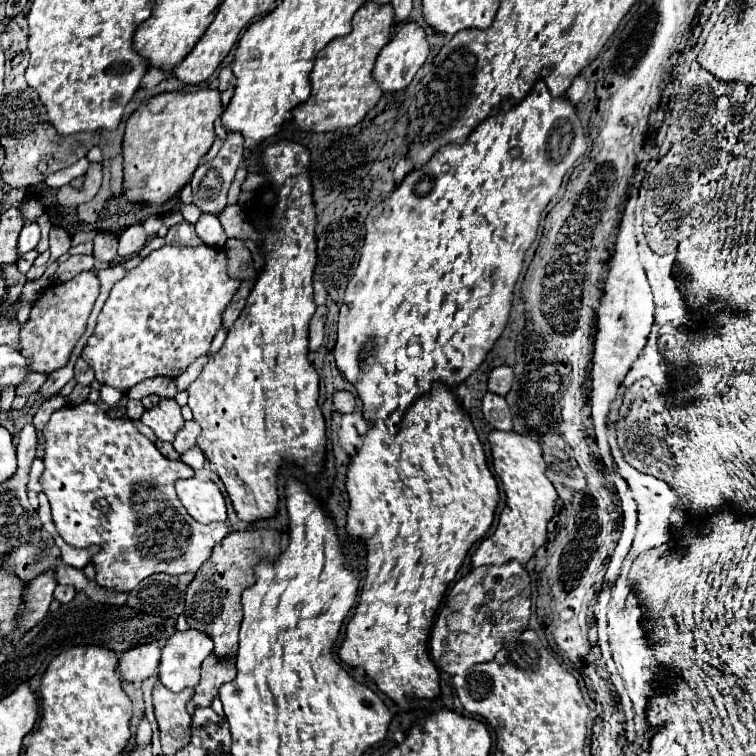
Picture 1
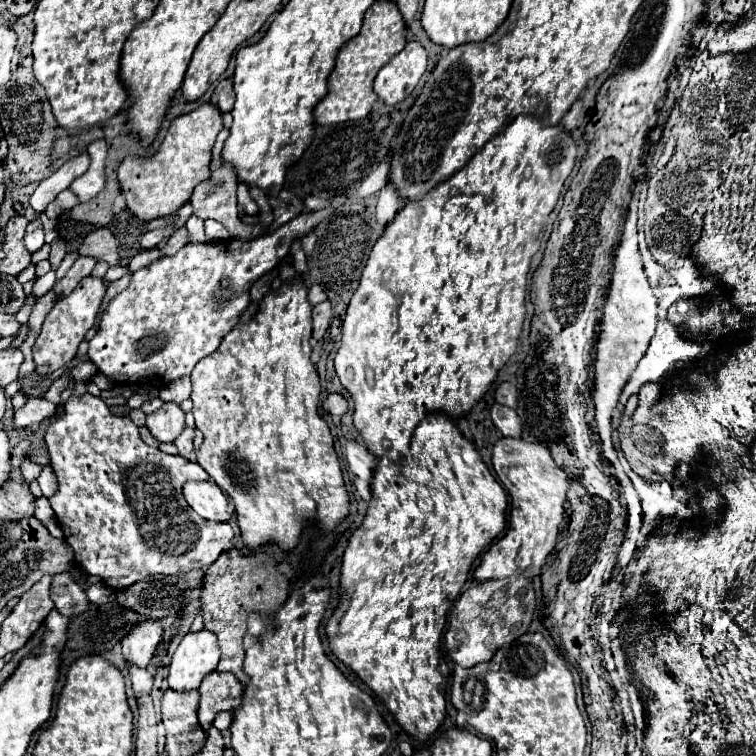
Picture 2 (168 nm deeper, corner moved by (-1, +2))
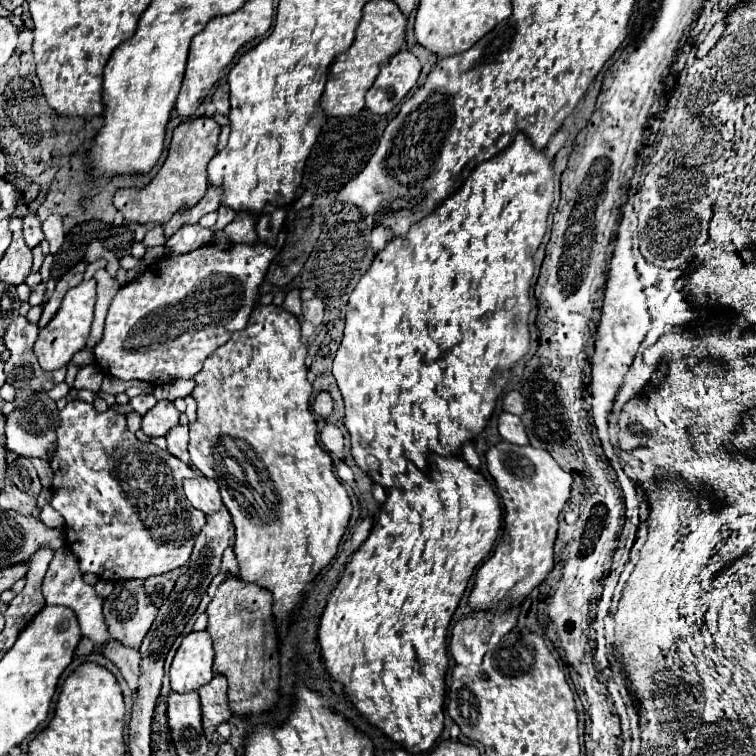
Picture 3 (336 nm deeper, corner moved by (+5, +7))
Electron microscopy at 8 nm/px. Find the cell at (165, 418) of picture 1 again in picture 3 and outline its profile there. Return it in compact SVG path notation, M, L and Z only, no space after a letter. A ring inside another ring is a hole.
M159 400L145 416L141 430L149 436L165 436L173 426L179 424L179 410L169 400Z

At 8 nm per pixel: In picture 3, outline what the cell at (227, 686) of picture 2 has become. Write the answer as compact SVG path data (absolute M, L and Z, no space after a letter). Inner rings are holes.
M215 676L209 684L199 688L201 706L203 706L203 728L205 736L211 738L221 722L231 718L231 710L227 704L227 680L225 676Z

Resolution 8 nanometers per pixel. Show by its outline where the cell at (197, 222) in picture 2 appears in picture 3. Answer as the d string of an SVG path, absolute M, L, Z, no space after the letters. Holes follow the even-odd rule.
M239 212L235 216L235 220L222 232L227 234L233 242L239 242L239 244L255 244L255 242L259 242L257 232L255 232L255 216L249 214L249 212Z

